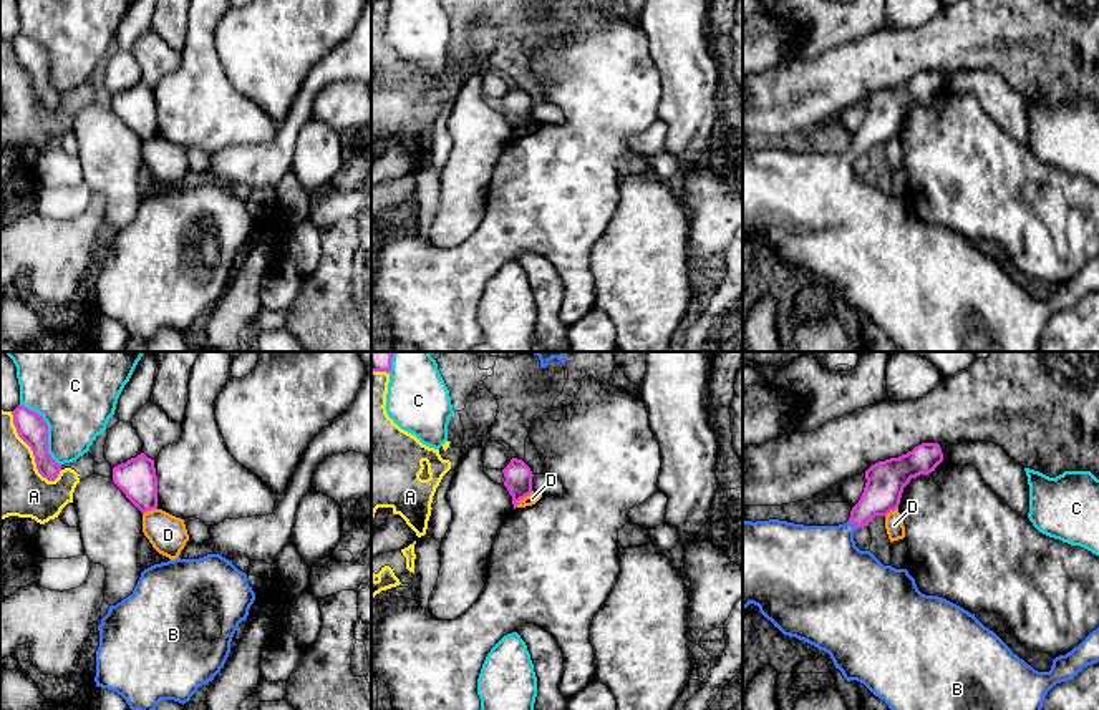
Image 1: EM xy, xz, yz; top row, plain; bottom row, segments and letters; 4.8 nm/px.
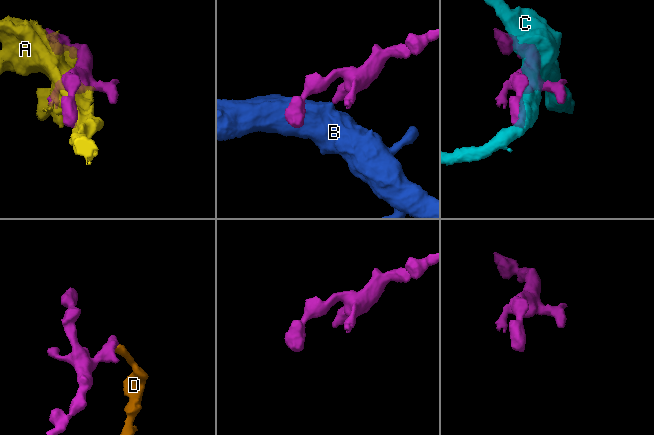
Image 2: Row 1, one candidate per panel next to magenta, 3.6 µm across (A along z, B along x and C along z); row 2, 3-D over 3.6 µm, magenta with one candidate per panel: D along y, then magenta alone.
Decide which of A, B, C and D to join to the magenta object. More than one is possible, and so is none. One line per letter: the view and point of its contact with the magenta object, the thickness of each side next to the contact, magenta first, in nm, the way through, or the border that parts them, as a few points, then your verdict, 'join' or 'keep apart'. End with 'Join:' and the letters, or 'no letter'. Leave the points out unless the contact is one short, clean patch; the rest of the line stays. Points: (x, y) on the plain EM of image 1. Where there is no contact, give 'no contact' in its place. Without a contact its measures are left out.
A: meets magenta in xy at (32, 78); 150 nm thick on the magenta side, 360 nm on the other; keep apart
B: meets magenta in yz at (854, 153); 180 nm thick on the magenta side, 380 nm on the other; runs through yz (884, 115), (882, 121), (854, 153), (834, 173), (821, 193); join
C: meets magenta in xy at (47, 58); 150 nm thick on the magenta side, 340 nm on the other; keep apart
D: meets magenta in xz at (522, 126); 130 nm thick on the magenta side, 60 nm on the other; border along xz (532, 120), (516, 135); keep apart
Join: B

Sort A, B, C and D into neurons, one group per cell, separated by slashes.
A / B / C / D

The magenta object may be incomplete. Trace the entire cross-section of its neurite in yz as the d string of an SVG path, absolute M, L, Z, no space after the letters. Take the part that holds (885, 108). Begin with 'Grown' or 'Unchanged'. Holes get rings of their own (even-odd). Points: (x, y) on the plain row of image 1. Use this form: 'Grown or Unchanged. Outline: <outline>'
Grown. Outline: M922 71L907 83L872 93L865 116L847 151L804 154L779 148L743 149L743 239L754 232L784 264L804 269L830 284L847 310L864 312L884 328L900 352L1039 352L1044 325L1061 310L1072 309L1084 295L1099 290L1099 255L1077 275L1053 289L1049 300L1038 300L1019 287L975 242L918 219L907 197L884 194L870 179L855 174L854 161L875 144L898 138L912 106L928 103L943 90L938 71Z

